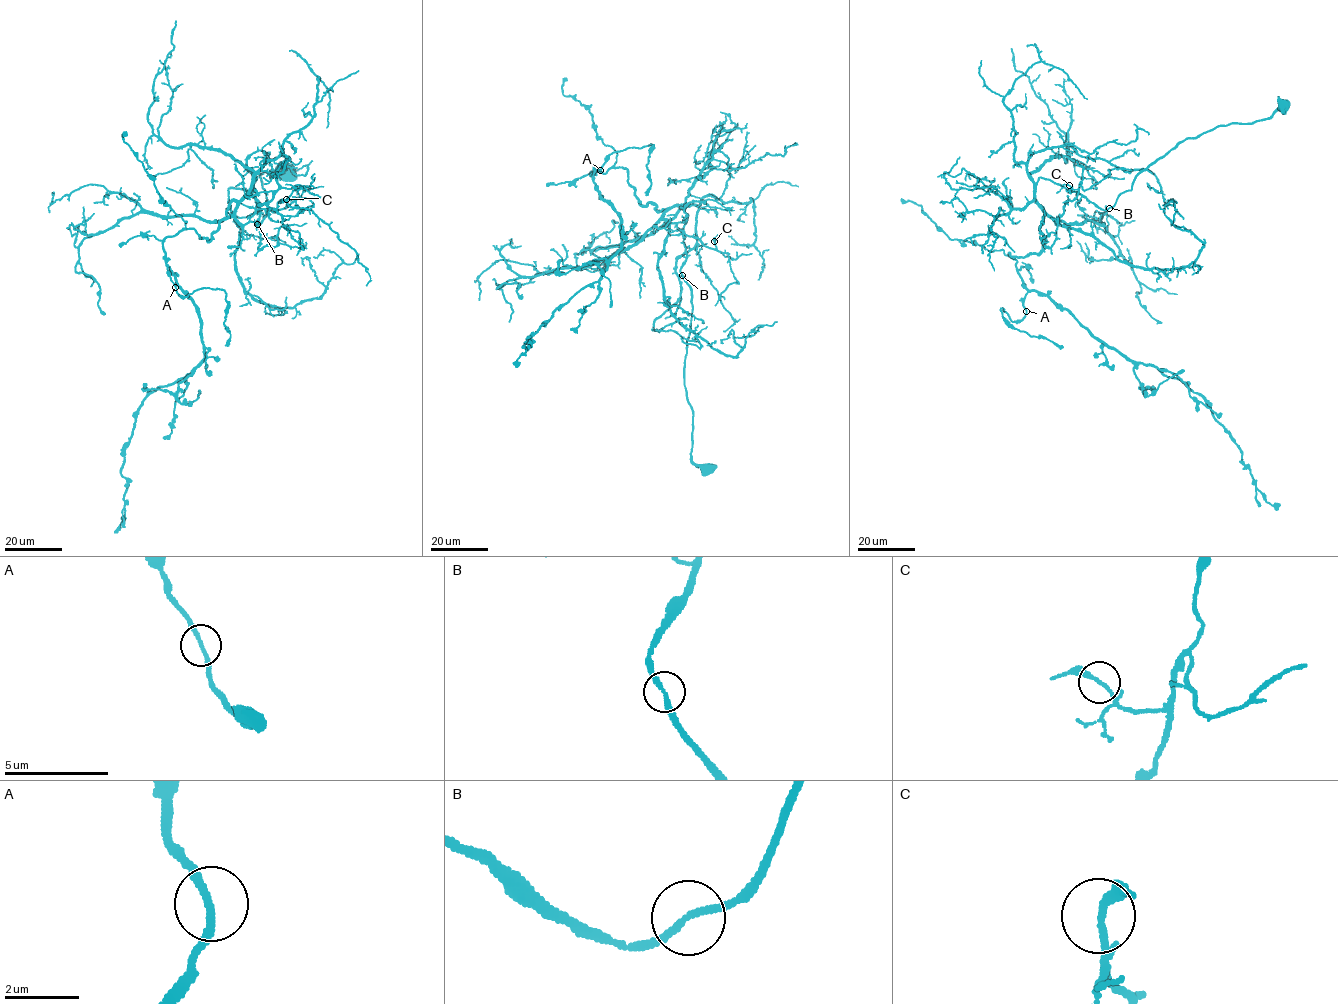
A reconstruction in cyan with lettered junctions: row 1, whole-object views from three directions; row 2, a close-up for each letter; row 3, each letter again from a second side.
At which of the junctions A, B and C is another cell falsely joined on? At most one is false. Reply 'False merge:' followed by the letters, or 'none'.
False merge: none

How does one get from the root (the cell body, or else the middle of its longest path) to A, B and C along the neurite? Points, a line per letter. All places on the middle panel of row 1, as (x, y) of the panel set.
A: (708, 469), (692, 460), (684, 375), (688, 215), (641, 205), (625, 168), (592, 175), (600, 170)
B: (708, 469), (704, 471), (692, 460), (692, 409), (684, 367), (692, 308), (691, 288), (682, 274)
C: (708, 469), (692, 460), (684, 375), (688, 215), (676, 205), (664, 213), (704, 246), (715, 249), (714, 241)

